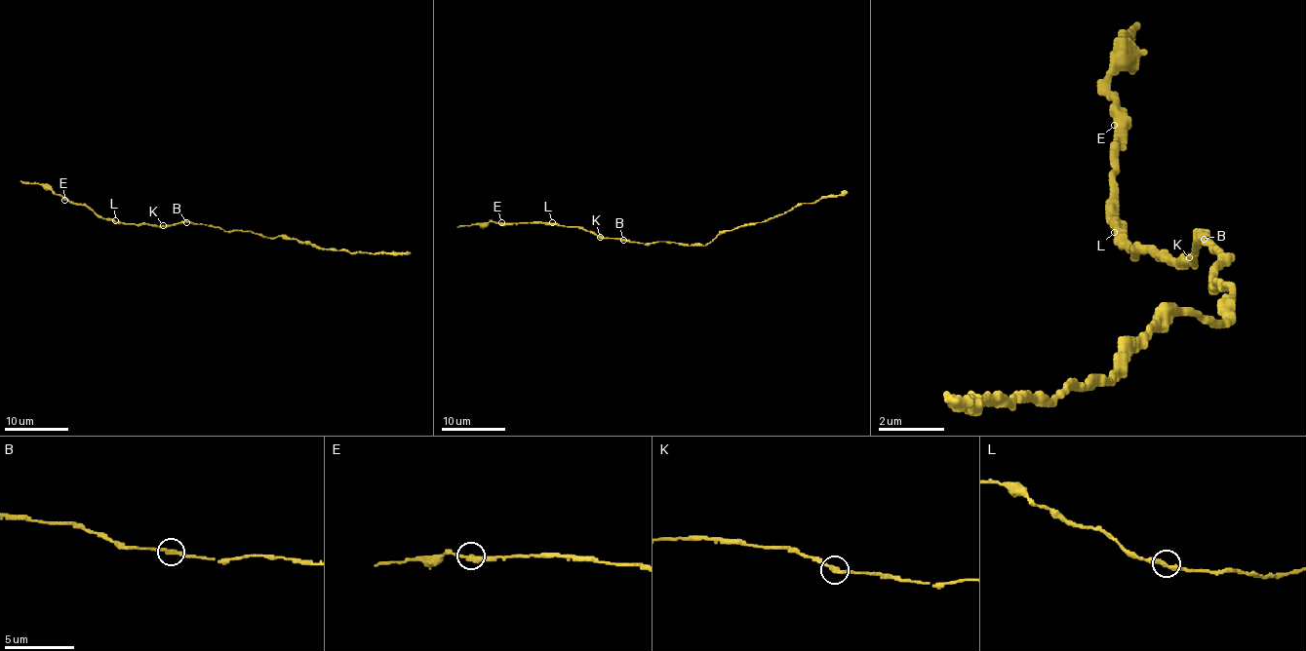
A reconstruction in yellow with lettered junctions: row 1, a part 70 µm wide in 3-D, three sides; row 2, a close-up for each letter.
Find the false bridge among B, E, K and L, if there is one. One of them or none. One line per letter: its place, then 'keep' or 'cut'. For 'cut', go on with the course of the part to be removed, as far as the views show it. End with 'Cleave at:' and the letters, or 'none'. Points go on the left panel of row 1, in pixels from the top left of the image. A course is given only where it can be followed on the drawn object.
B: place (186, 222); keep
E: place (64, 200); keep
K: place (163, 225); keep
L: place (115, 220); keep
Cleave at: none

